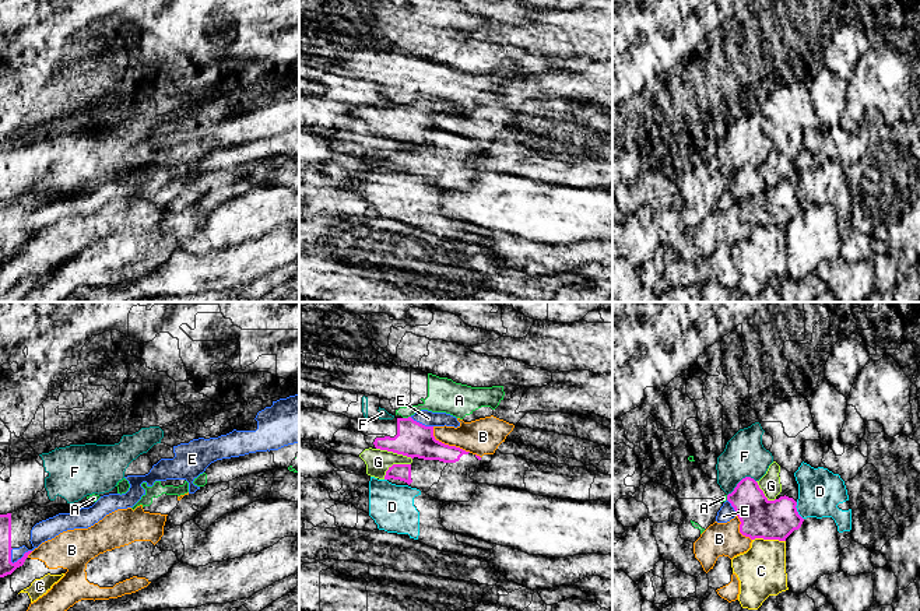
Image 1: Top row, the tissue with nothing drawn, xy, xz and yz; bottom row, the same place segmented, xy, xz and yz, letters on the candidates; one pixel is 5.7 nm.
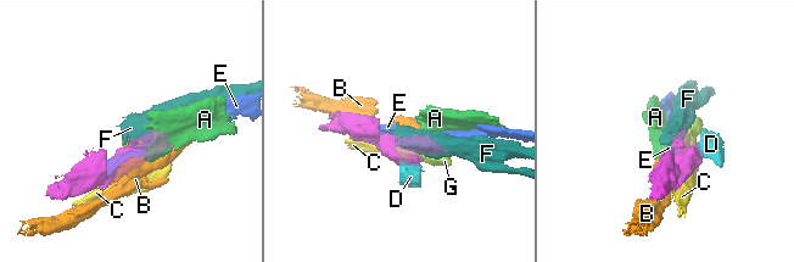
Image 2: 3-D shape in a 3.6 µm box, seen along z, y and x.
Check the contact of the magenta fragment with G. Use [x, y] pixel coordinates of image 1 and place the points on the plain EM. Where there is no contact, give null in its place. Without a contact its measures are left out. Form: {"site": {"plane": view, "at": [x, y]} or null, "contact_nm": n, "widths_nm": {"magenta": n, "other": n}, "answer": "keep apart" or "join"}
{"site": {"plane": "xz", "at": [394, 139]}, "contact_nm": 220, "widths_nm": {"magenta": 200, "other": 140}, "answer": "keep apart"}

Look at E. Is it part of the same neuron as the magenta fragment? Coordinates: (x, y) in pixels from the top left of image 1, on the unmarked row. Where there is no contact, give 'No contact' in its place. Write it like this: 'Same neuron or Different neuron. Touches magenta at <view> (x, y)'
Same neuron. Touches magenta at xy (21, 245)

